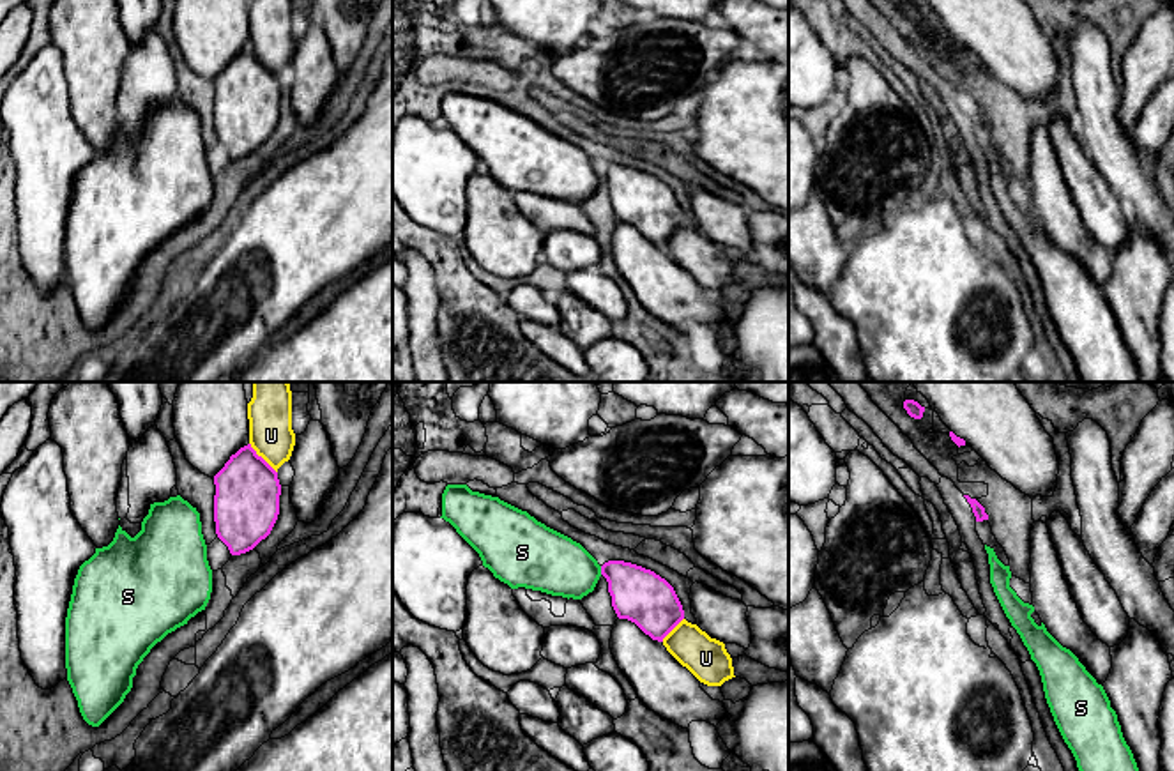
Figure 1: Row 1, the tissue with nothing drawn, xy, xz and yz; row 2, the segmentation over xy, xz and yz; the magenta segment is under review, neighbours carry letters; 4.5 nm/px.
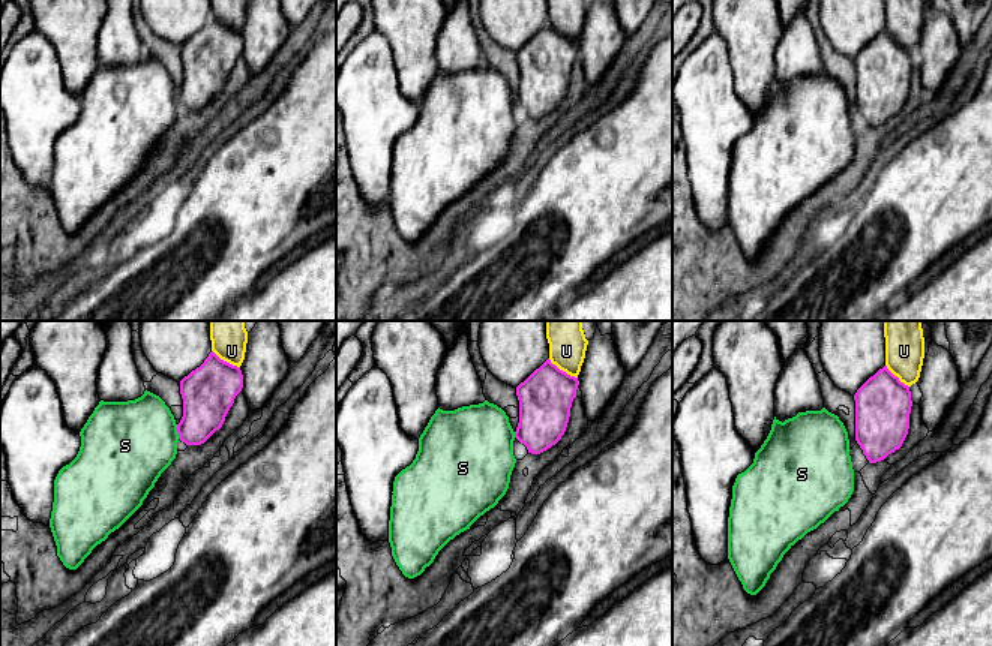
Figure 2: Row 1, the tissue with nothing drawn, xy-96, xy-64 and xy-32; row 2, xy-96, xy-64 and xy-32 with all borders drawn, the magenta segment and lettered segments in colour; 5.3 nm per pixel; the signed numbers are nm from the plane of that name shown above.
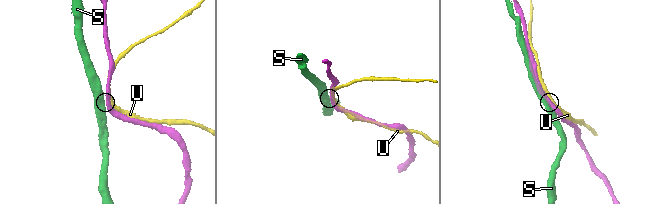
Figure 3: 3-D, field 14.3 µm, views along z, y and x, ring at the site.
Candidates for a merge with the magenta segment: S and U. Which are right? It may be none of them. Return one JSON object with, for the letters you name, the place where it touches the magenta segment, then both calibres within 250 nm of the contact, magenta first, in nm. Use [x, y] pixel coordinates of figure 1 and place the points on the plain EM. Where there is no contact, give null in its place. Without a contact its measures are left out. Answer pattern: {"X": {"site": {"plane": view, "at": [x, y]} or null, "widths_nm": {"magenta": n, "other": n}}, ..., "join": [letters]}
{"join": []}

